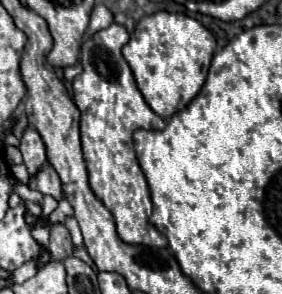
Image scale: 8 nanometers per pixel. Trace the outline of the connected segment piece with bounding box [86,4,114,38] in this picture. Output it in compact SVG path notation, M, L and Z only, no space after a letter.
M98 4L98 6L92 10L90 24L88 24L88 28L86 28L86 38L92 38L96 32L100 32L100 30L108 28L112 22L114 22L112 12L110 12L106 6Z

